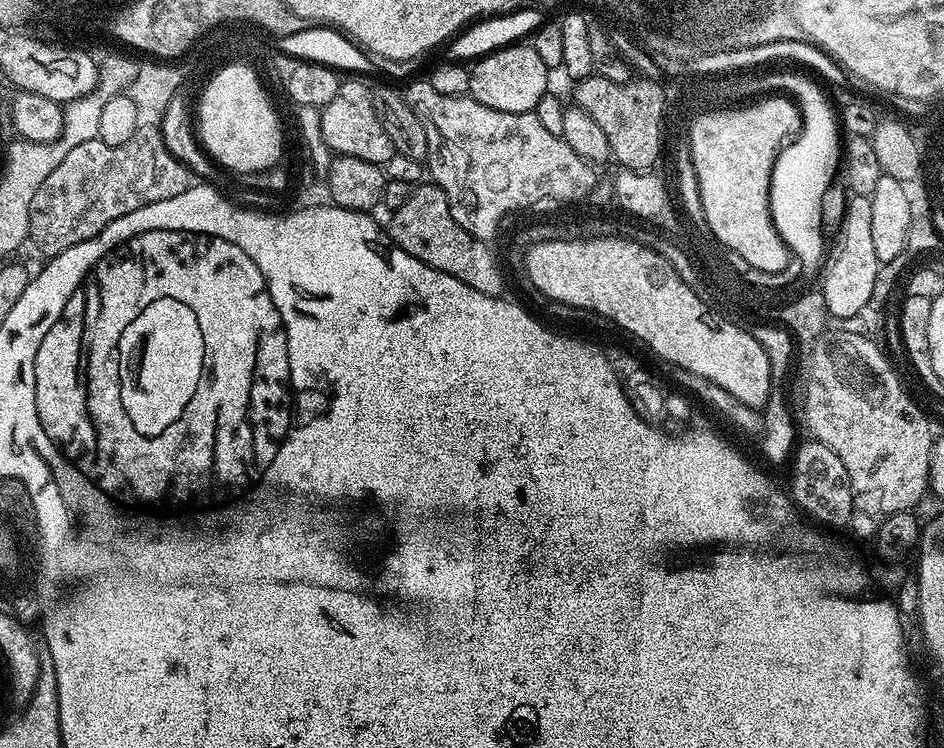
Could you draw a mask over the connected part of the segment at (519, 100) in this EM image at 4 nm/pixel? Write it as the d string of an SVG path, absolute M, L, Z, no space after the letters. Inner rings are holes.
M515 42L480 57L470 68L470 94L490 110L531 112L549 91L550 70L538 58L531 43Z

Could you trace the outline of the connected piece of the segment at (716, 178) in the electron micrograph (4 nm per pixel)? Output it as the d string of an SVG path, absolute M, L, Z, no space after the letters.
M784 100L760 104L760 108L756 108L756 116L751 102L745 103L743 107L748 116L742 114L742 106L732 106L732 116L723 114L724 122L691 121L692 133L687 133L686 139L692 149L693 169L698 170L696 189L700 192L706 222L721 245L729 252L736 252L758 270L780 274L788 260L790 264L790 253L772 221L768 192L772 189L772 166L776 163L777 155L796 139L800 127L796 125L796 112L792 112L792 104L784 104Z

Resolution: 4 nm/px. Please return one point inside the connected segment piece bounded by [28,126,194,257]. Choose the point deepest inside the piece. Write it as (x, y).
(95, 184)

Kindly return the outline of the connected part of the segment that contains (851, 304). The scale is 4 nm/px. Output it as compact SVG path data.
M849 195L847 199L848 205L844 208L840 229L837 230L833 240L831 237L830 247L827 249L822 265L822 277L824 276L822 297L826 300L828 314L842 319L861 315L864 312L863 308L873 303L872 295L877 285L876 279L880 265L872 237L870 211L872 198Z

